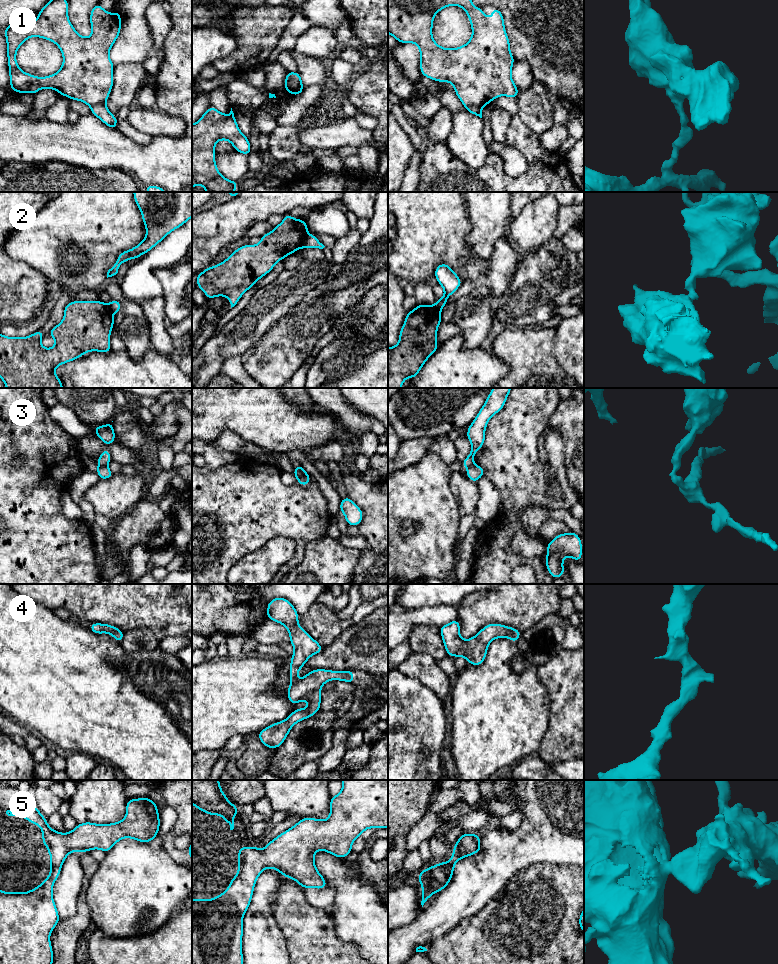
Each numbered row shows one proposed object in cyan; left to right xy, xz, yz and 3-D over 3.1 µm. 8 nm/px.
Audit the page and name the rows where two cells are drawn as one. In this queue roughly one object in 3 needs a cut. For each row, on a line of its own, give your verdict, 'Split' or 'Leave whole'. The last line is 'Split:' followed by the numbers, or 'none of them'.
1: Split
2: Split
3: Split
4: Leave whole
5: Leave whole
Split: 1, 2, 3

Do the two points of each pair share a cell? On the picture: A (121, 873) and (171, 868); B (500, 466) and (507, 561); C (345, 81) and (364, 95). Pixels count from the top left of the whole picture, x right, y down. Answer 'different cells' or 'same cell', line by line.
A: same cell
B: same cell
C: different cells

